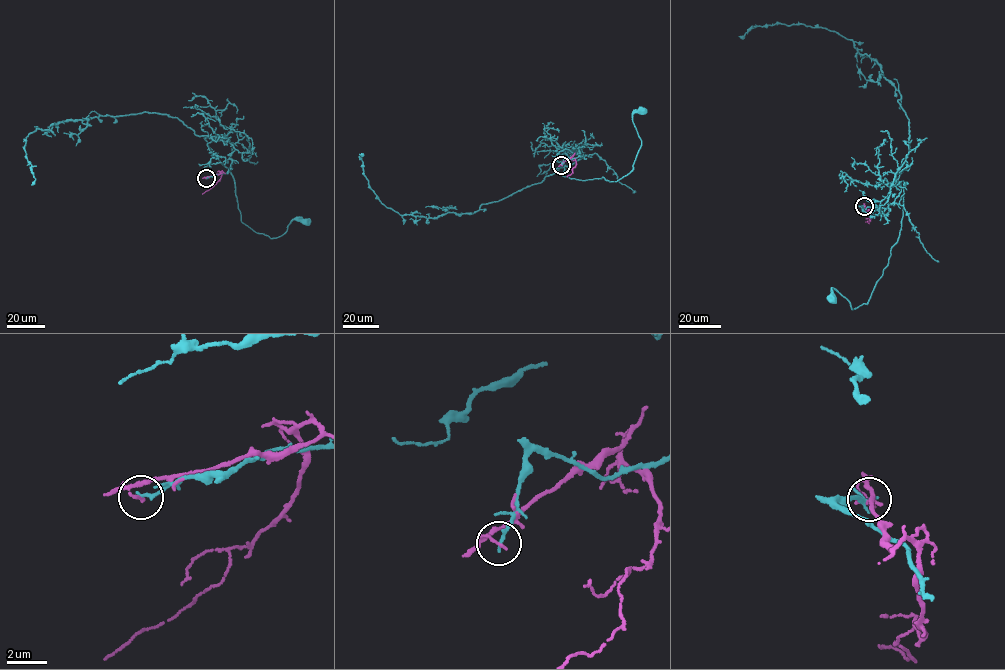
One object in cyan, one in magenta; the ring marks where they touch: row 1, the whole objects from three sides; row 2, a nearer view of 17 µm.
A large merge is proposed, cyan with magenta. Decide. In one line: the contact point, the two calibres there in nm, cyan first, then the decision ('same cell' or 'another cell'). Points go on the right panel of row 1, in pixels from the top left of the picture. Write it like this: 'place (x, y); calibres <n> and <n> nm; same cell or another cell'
place (864, 206); calibres 180 and 150 nm; another cell

